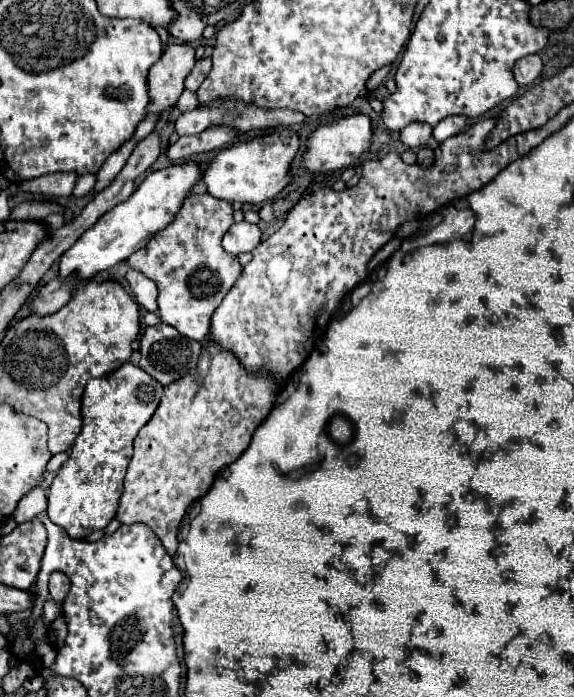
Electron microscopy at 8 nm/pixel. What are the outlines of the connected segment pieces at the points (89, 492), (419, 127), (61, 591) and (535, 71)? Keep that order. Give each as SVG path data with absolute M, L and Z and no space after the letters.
M131 362L87 382L81 406L83 430L71 448L69 460L55 474L47 496L49 520L61 526L71 538L81 540L95 530L103 530L115 518L129 452L133 452L133 438L151 420L161 392L163 386Z
M413 122L407 128L401 130L401 142L407 148L417 148L417 146L425 146L431 138L433 128L425 126L425 122Z
M53 572L51 578L49 578L49 596L51 596L51 600L61 604L65 600L65 594L69 592L69 586L71 586L71 582L65 574Z
M531 54L531 56L525 56L521 60L515 62L515 68L513 68L513 74L515 74L515 80L519 86L527 86L527 84L533 84L539 74L543 70L543 62L537 54Z

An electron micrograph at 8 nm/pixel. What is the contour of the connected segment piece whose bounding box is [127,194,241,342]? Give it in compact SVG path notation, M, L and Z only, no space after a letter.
M189 194L183 208L175 216L175 220L165 230L161 230L161 234L155 234L145 248L137 250L135 254L127 258L129 268L145 274L157 284L159 318L165 324L177 328L183 336L197 340L197 342L203 342L209 336L211 314L215 312L215 308L221 304L221 300L225 298L225 294L231 290L231 286L241 274L241 264L237 256L225 252L221 246L221 238L229 230L231 224L233 224L233 208L229 202L213 198L211 194Z

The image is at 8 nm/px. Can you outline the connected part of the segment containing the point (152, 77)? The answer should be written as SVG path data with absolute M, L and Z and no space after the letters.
M171 44L163 56L151 66L147 76L147 86L151 102L147 106L149 114L163 114L173 108L183 92L183 80L195 64L195 50L189 44Z

